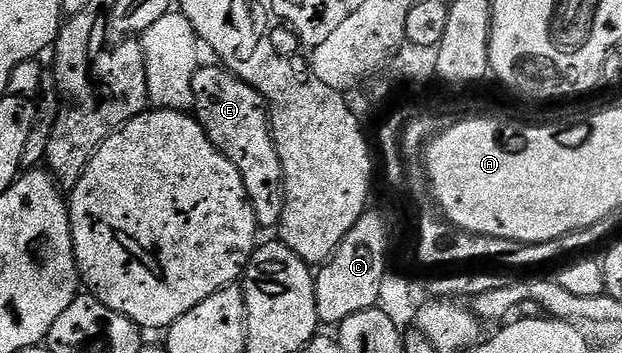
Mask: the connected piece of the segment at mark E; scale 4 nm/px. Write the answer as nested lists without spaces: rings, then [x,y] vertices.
[[[201,65],[191,81],[192,114],[200,123],[214,145],[239,169],[243,177],[243,189],[251,201],[258,228],[276,228],[281,221],[285,203],[285,178],[279,161],[273,133],[269,130],[267,104],[261,95],[243,80],[237,79],[221,65]]]

